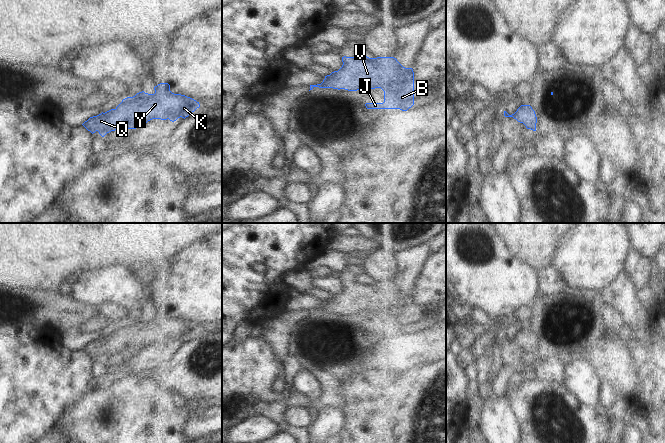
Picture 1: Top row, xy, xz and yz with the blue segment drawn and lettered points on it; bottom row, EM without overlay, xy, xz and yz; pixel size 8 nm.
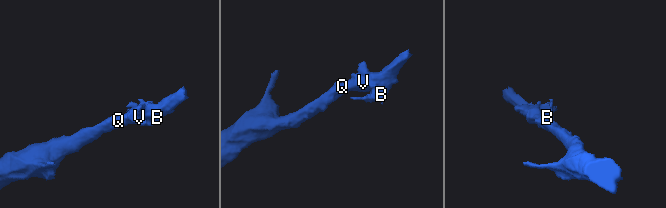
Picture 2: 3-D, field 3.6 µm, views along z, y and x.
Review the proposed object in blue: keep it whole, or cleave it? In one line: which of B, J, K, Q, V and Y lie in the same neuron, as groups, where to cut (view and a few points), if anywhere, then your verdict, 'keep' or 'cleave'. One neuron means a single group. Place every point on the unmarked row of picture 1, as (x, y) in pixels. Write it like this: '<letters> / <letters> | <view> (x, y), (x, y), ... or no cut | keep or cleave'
B J K Q V Y | no cut | keep

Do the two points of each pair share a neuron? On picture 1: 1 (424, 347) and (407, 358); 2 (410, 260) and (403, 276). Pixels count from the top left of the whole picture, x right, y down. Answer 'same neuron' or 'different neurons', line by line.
1: same neuron
2: same neuron

